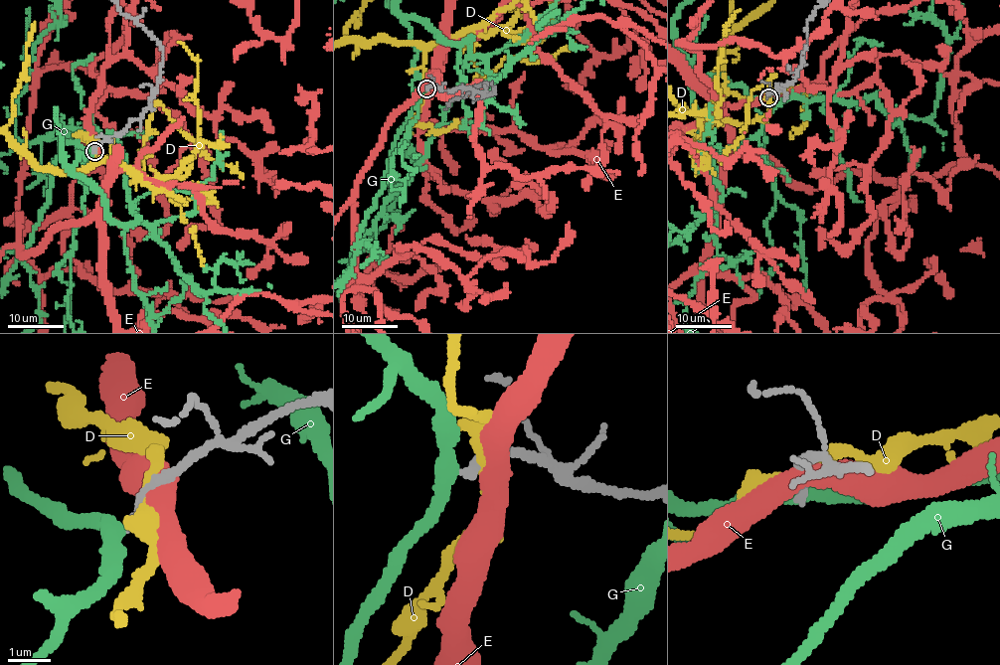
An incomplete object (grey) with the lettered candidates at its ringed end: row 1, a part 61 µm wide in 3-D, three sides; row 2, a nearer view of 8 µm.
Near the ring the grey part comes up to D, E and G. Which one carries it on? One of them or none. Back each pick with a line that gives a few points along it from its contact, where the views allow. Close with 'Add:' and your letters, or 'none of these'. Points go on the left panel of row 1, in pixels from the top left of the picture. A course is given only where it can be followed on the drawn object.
Add: none of these

